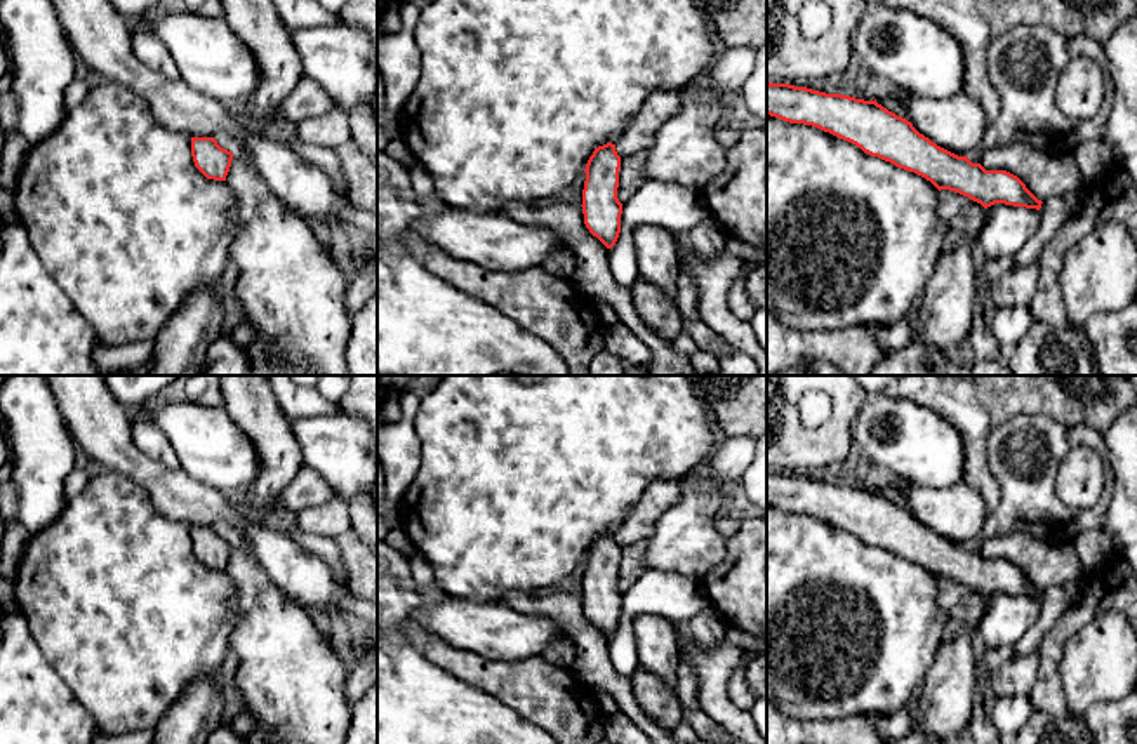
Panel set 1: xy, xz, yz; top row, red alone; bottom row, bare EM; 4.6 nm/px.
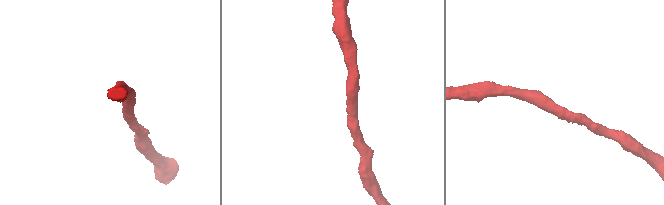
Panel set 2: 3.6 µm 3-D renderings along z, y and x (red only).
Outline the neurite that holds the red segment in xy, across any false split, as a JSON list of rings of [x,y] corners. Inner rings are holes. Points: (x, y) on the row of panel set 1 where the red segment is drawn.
[[[191,137],[191,156],[207,179],[226,181],[233,153],[221,148],[214,137]]]

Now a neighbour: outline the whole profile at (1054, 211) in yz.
[[[1062,196],[1043,200],[1041,223],[1034,236],[1012,257],[1012,266],[1027,266],[1038,261],[1041,250],[1052,242],[1059,228],[1071,216]]]

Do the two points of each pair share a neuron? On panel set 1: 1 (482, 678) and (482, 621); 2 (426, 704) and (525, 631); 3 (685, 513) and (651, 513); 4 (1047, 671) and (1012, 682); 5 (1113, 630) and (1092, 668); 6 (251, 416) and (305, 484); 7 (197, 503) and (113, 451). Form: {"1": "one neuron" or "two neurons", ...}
{"1": "two neurons", "2": "two neurons", "3": "two neurons", "4": "two neurons", "5": "one neuron", "6": "two neurons", "7": "one neuron"}

